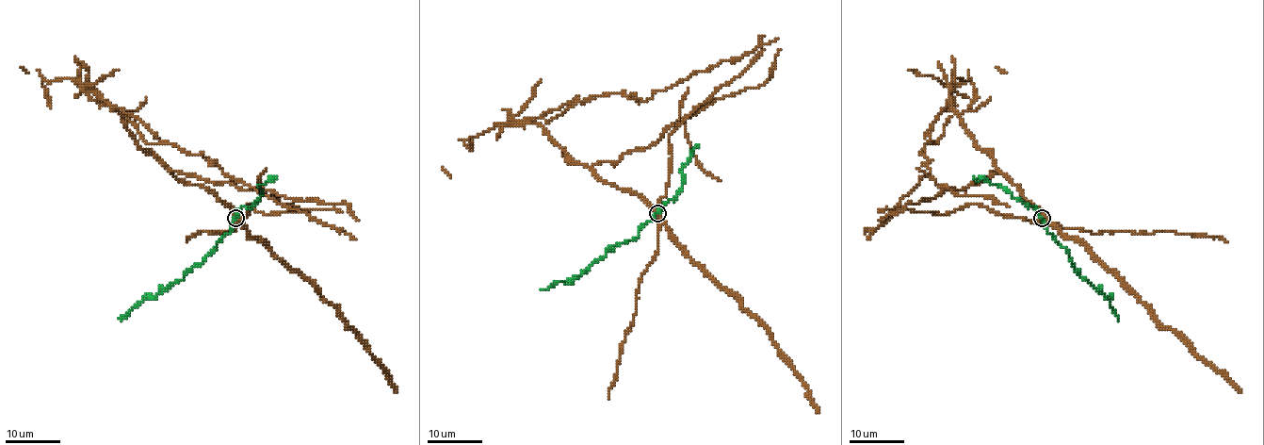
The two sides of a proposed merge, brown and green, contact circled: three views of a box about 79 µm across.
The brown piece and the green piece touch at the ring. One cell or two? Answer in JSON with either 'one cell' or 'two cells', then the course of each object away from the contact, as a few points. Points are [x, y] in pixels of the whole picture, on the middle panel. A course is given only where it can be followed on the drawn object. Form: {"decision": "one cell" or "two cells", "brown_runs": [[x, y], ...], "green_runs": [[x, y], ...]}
{"decision": "two cells", "brown_runs": [[656, 214], [640, 194], [576, 163], [535, 118], [607, 93], [646, 100], [777, 39]], "green_runs": [[656, 214], [640, 230], [635, 238], [613, 245], [604, 257], [595, 260], [576, 276], [541, 290]]}

